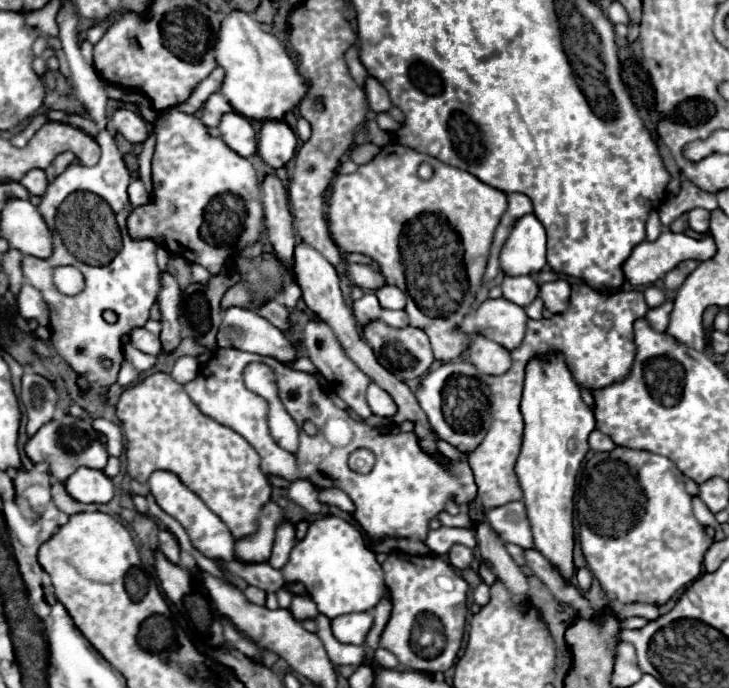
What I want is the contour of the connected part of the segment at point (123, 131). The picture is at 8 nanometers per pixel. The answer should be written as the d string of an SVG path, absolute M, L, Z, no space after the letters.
M117 108L117 110L113 112L113 116L109 118L109 122L111 122L111 126L113 126L121 136L125 136L131 144L145 142L145 138L149 136L149 130L147 130L147 126L145 126L145 120L143 120L137 112L133 112L133 110L129 110L129 108Z

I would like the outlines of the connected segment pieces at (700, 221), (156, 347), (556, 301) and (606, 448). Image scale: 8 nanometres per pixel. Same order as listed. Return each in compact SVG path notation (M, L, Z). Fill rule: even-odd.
M691 210L687 212L689 216L689 226L695 230L695 232L707 232L709 230L709 212L707 210Z
M135 328L129 336L131 336L131 344L133 344L137 350L145 352L145 354L159 356L159 354L161 354L161 350L163 350L159 336L155 336L155 334L147 332L145 328Z
M565 278L547 282L541 286L541 300L545 302L545 308L553 314L565 312L565 308L569 306L569 294L571 294L571 284Z
M593 430L589 436L589 446L593 448L593 452L611 452L615 448L615 442L609 436L605 436L603 432Z

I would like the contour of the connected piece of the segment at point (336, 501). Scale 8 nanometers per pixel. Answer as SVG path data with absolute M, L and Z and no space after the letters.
M325 488L325 490L321 490L321 492L319 492L319 502L339 506L339 508L345 510L345 512L355 512L353 500L351 500L345 492L341 492L339 488Z

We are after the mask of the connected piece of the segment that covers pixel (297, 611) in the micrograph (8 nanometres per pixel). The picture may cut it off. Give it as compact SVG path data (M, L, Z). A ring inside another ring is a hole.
M303 590L303 592L299 592L299 594L293 596L289 612L297 620L314 619L319 613L316 604L313 602L313 598L311 598L311 594L307 590Z

